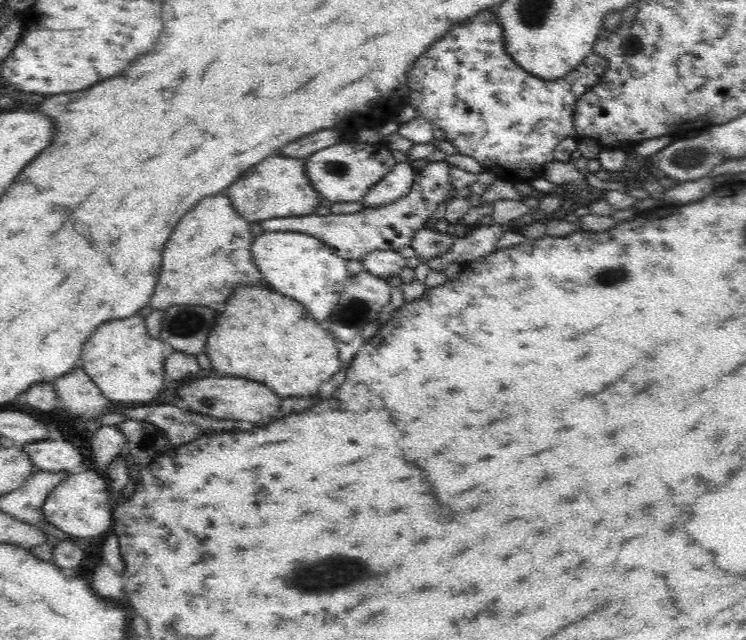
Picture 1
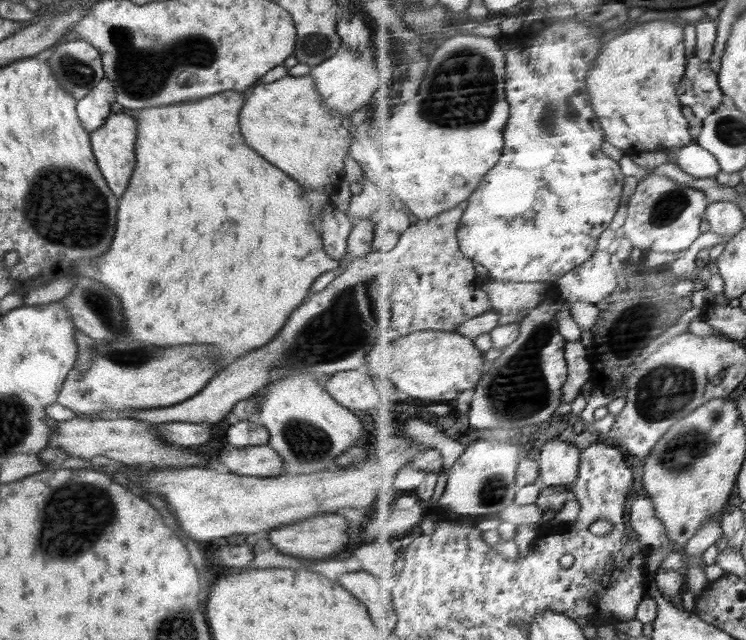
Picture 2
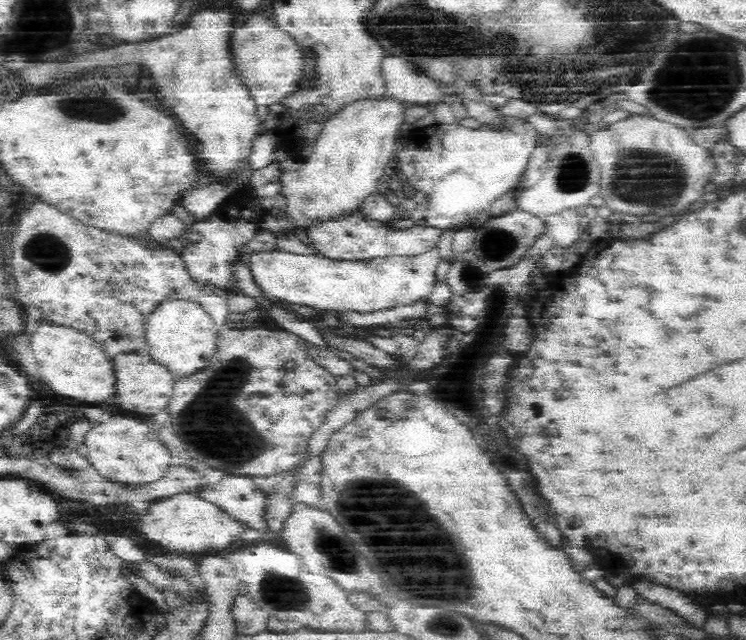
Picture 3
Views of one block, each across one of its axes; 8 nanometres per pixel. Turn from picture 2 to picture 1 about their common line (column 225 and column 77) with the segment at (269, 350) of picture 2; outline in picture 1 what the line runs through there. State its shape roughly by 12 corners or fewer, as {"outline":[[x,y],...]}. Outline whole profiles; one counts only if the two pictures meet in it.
{"outline":[[79,363],[54,382],[61,408],[81,420],[114,405]]}

